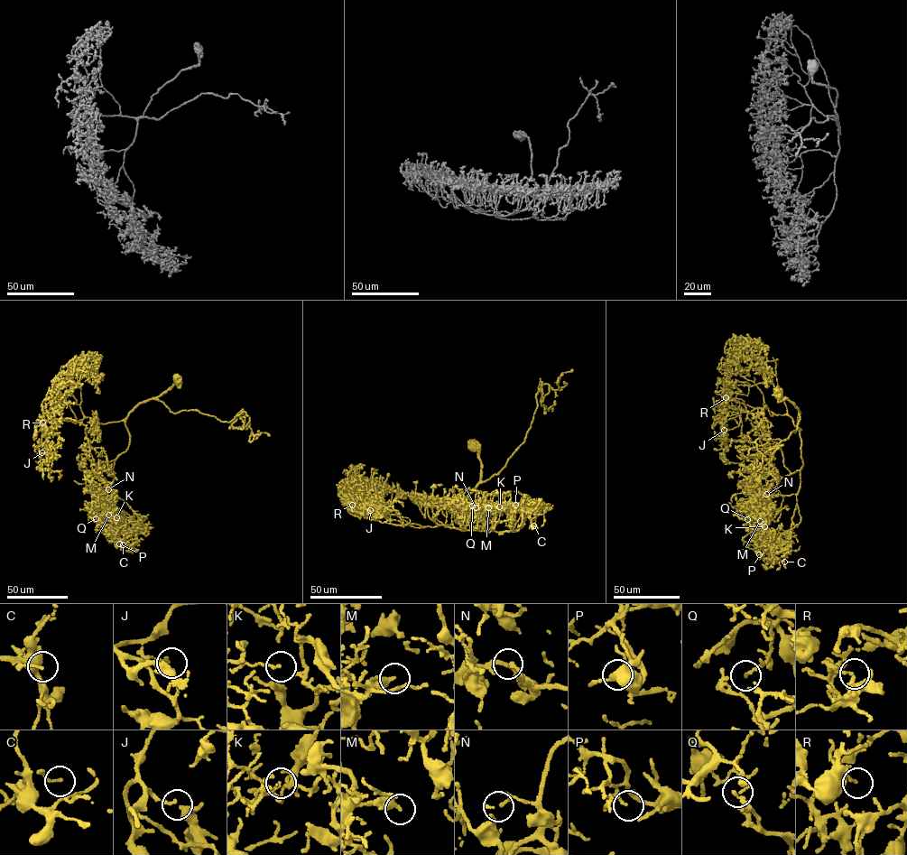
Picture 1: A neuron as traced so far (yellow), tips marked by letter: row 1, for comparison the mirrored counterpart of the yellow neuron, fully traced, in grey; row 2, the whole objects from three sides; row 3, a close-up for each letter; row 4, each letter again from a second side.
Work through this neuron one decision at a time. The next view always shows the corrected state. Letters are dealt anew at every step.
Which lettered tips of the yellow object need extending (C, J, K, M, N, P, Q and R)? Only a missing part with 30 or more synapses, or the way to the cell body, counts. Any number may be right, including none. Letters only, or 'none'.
none

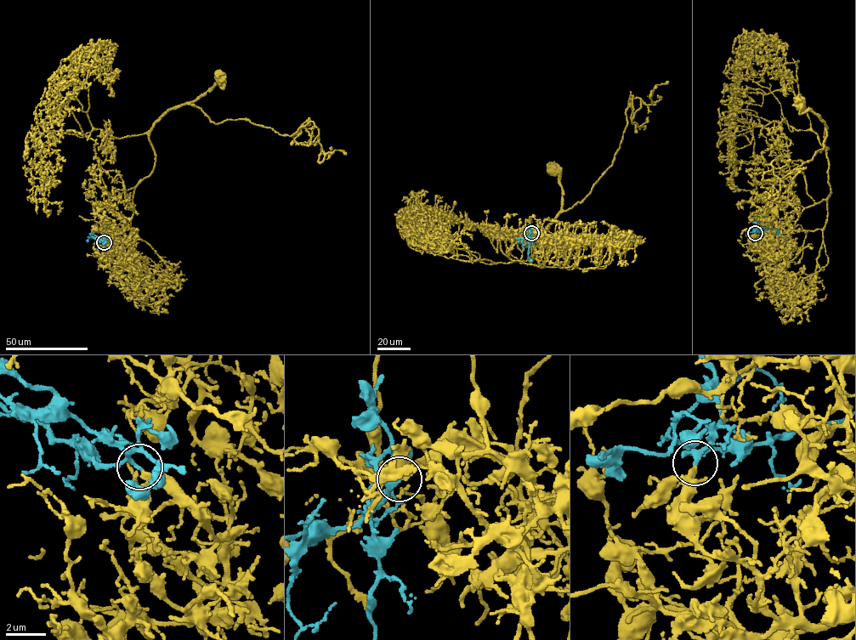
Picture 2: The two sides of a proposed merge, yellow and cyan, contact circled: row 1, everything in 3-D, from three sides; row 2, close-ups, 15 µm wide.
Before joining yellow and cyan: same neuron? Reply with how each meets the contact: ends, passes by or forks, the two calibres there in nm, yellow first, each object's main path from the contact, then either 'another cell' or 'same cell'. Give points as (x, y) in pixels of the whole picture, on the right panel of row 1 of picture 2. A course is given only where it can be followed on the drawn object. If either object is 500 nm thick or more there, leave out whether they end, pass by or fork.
yellow passes by | cyan forks | 190/160 nm | yellow via (755, 234), (761, 242), (768, 225), (796, 220), (831, 193), (828, 128), (810, 110), (801, 113), (802, 102) | cyan via (755, 233), (776, 229), (778, 235) | same cell

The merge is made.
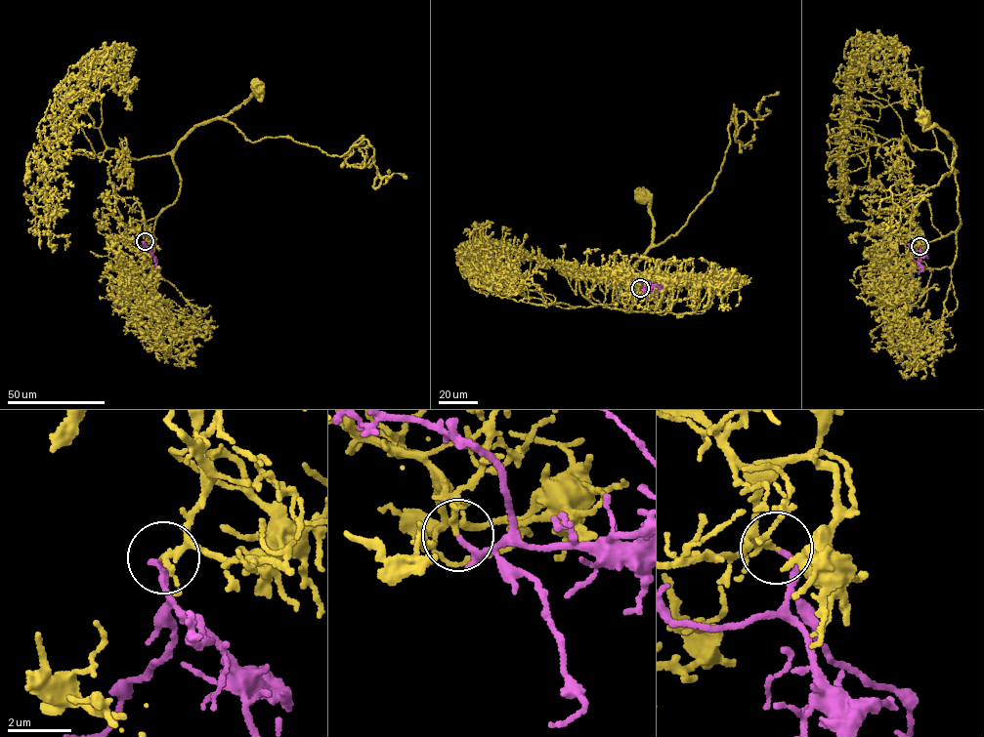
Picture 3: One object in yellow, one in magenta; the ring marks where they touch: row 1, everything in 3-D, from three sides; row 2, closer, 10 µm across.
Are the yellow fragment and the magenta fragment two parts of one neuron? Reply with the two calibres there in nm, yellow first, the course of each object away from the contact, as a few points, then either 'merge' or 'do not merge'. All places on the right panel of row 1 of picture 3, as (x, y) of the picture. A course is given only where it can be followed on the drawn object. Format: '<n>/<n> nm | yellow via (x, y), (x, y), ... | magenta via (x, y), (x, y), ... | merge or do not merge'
150/130 nm | yellow via (919, 246), (914, 199), (928, 200), (942, 235), (961, 224), (957, 147), (936, 125), (924, 130), (926, 116) | magenta via (919, 246), (922, 270), (918, 274) | merge

